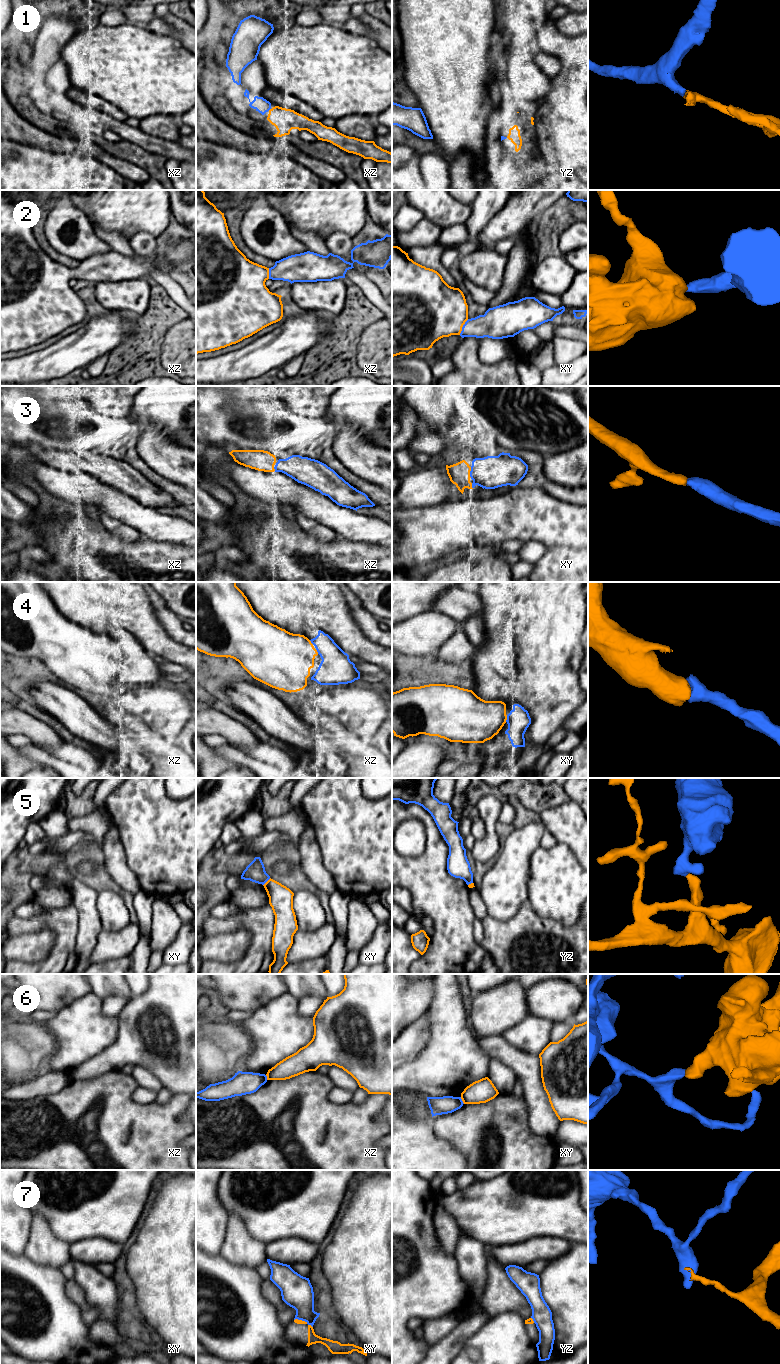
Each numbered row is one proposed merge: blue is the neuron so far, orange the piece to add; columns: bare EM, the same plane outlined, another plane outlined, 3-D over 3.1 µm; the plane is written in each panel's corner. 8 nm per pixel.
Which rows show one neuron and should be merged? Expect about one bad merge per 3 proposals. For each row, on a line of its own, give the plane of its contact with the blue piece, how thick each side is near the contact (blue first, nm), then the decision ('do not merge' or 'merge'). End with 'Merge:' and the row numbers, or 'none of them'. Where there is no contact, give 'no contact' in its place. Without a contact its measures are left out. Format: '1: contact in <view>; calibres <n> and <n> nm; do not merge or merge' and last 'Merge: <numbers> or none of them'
1: contact in xz; calibres 120 and 180 nm; merge
2: contact in xy; calibres 220 and 440 nm; merge
3: contact in xy; calibres 260 and 170 nm; merge
4: contact in xy; calibres 190 and 360 nm; merge
5: contact in xy; calibres 160 and 190 nm; do not merge
6: contact in xy; calibres 140 and 190 nm; do not merge
7: contact in xy; calibres 260 and 40 nm; do not merge
Merge: 1, 2, 3, 4

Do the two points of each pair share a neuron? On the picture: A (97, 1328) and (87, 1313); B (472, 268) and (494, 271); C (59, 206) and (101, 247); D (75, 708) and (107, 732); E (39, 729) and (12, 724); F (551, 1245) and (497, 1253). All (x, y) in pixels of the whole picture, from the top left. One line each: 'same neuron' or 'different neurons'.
A: different neurons
B: same neuron
C: same neuron
D: same neuron
E: same neuron
F: same neuron

